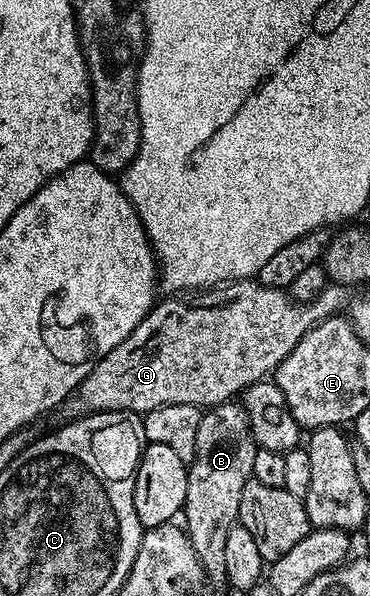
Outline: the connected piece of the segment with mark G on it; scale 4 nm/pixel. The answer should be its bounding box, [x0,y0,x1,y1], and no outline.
[63,280,354,420]

